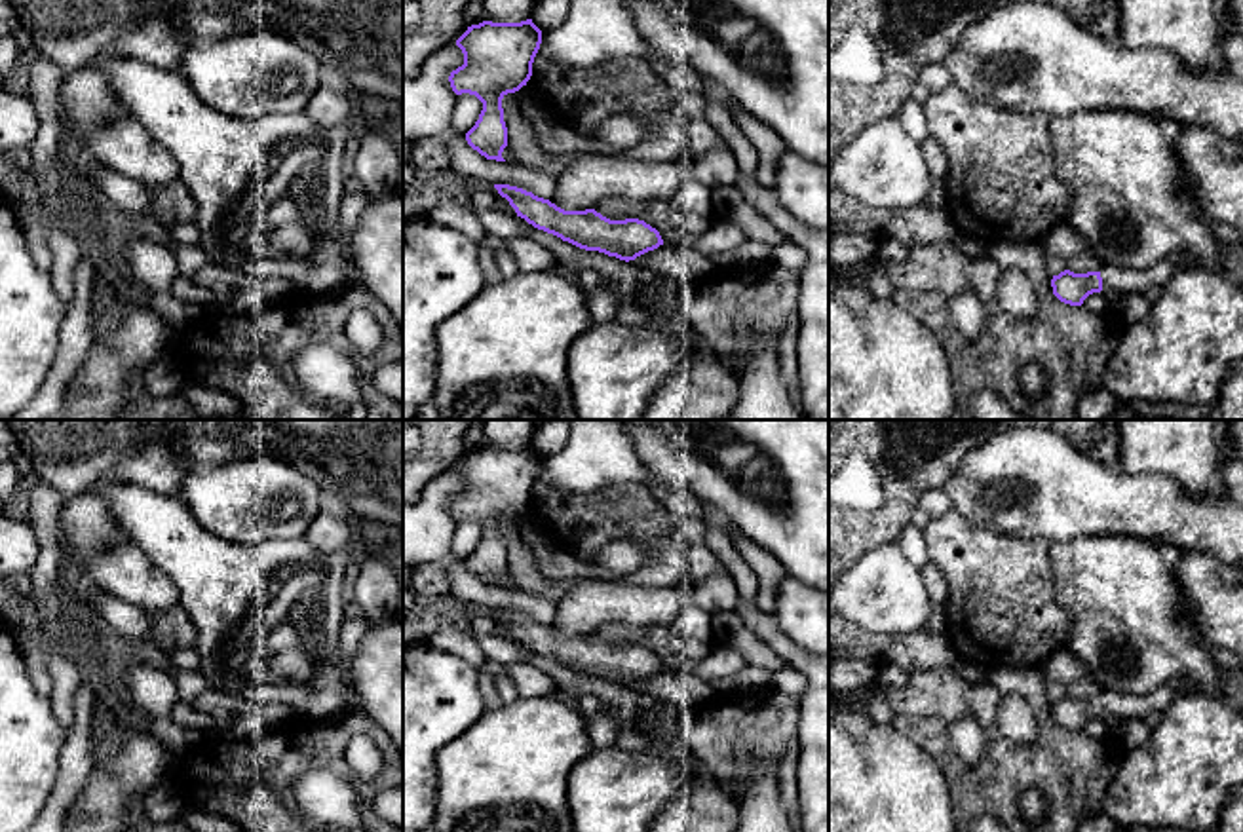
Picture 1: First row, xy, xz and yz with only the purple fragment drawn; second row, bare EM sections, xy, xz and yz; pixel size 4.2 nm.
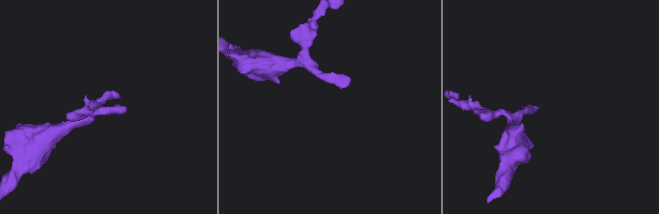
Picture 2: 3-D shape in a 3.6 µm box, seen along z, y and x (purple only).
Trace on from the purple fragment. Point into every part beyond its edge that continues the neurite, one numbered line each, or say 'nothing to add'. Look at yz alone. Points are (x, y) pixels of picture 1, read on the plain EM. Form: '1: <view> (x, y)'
1: yz (1120, 707)

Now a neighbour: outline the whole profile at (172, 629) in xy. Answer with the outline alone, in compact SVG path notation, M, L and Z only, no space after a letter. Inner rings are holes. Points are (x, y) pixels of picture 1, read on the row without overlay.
M177 604L169 610L148 614L152 621L152 644L163 652L194 648L196 627L186 610Z

